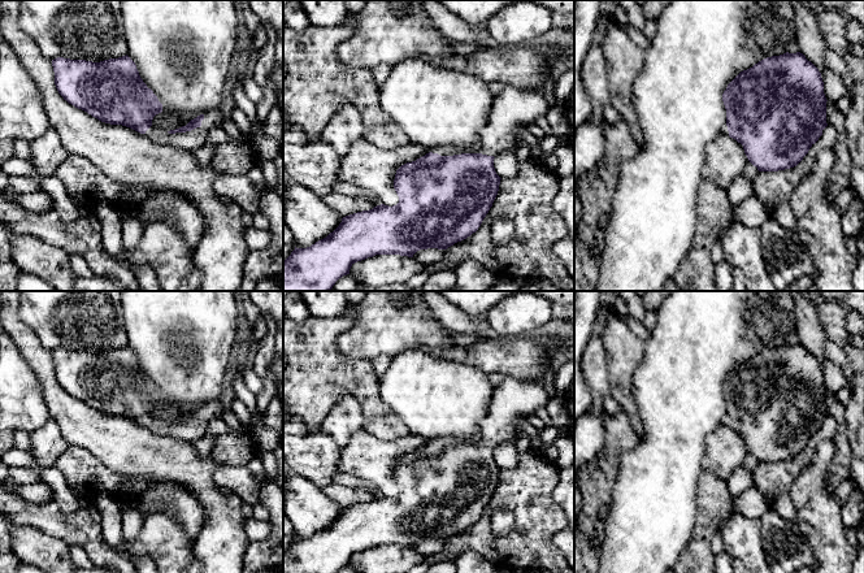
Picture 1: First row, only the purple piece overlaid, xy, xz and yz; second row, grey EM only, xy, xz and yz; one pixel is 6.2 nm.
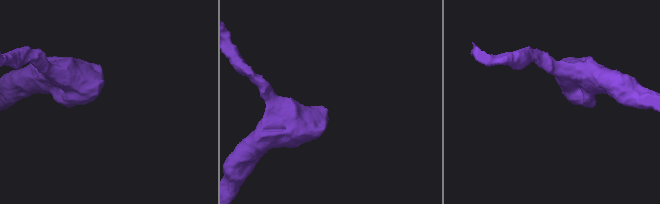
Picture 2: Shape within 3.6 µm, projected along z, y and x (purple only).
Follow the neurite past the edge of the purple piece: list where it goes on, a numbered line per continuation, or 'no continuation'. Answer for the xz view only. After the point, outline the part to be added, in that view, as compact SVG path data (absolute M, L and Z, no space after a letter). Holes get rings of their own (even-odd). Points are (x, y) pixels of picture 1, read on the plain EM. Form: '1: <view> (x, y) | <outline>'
1: xz (444, 442) | M443 438L443 439L433 439L430 443L438 444L440 447L453 447L453 446L457 446L453 439L447 439L447 438Z

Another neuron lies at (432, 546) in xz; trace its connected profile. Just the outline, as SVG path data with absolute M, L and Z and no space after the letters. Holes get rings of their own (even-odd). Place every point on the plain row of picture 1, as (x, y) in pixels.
M438 539L420 541L413 546L413 548L421 552L422 555L427 556L431 554L440 552L444 548L444 541Z

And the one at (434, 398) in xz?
M408 348L392 357L387 372L379 378L379 395L408 426L412 434L425 439L453 439L457 446L473 444L479 438L479 424L487 416L495 386L489 376L474 366L435 359L417 348Z

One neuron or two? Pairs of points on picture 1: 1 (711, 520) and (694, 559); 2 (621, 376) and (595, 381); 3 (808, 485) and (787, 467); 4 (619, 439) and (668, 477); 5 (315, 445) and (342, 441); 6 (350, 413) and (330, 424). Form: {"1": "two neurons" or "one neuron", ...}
{"1": "one neuron", "2": "two neurons", "3": "two neurons", "4": "two neurons", "5": "two neurons", "6": "one neuron"}

